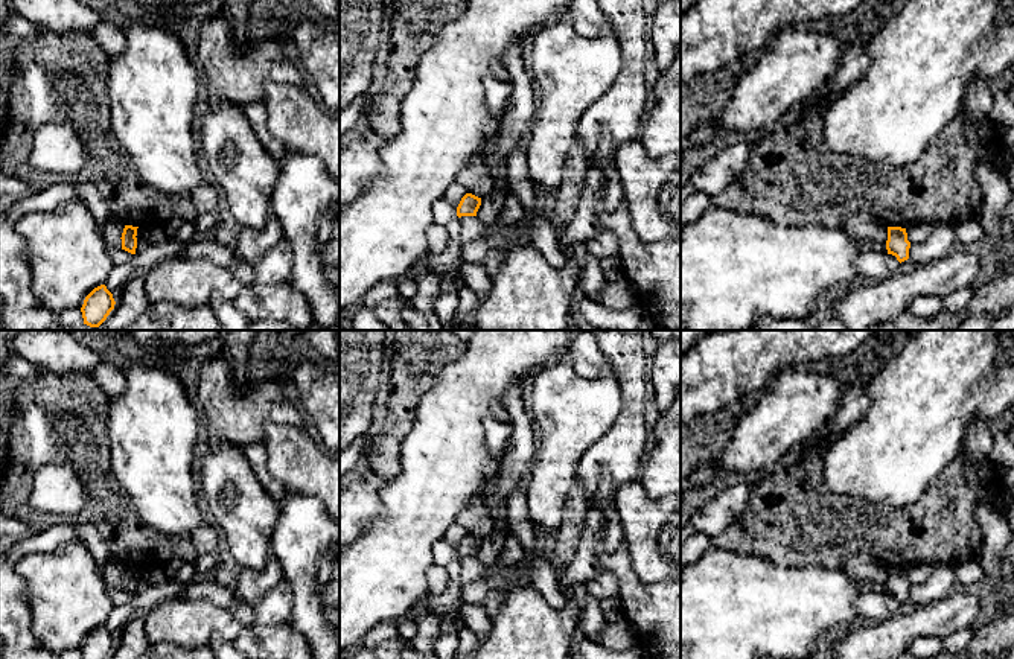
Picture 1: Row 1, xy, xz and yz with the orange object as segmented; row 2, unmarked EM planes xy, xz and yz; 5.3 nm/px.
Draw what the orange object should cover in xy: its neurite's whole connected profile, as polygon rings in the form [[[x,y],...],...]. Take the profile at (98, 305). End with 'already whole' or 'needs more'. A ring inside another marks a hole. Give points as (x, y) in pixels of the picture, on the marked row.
[[[105,285],[94,288],[84,300],[81,307],[84,324],[90,327],[99,327],[110,312],[114,309],[113,294]]]; already whole

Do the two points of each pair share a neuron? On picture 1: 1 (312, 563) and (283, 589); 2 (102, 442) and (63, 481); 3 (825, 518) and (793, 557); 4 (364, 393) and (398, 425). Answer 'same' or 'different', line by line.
1: different
2: different
3: same
4: different

